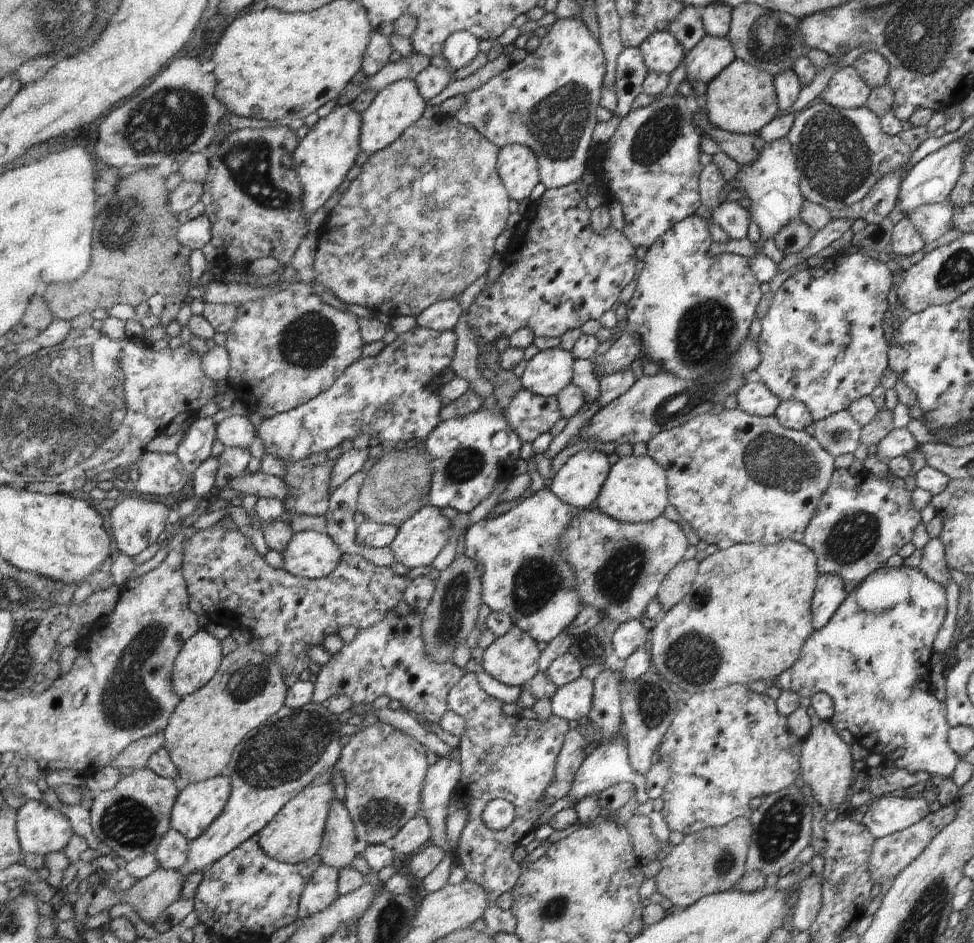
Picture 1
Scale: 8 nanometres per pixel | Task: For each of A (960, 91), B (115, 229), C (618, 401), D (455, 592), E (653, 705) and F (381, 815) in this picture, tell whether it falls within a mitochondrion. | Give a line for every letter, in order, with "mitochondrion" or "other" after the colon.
A: other
B: mitochondrion
C: other
D: mitochondrion
E: mitochondrion
F: mitochondrion

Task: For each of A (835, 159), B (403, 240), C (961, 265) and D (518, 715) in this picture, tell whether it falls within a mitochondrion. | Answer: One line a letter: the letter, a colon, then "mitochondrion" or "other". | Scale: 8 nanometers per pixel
A: mitochondrion
B: mitochondrion
C: mitochondrion
D: other

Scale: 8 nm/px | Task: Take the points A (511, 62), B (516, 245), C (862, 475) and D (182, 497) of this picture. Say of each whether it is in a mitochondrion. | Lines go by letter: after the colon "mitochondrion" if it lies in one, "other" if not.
A: other
B: other
C: other
D: other

